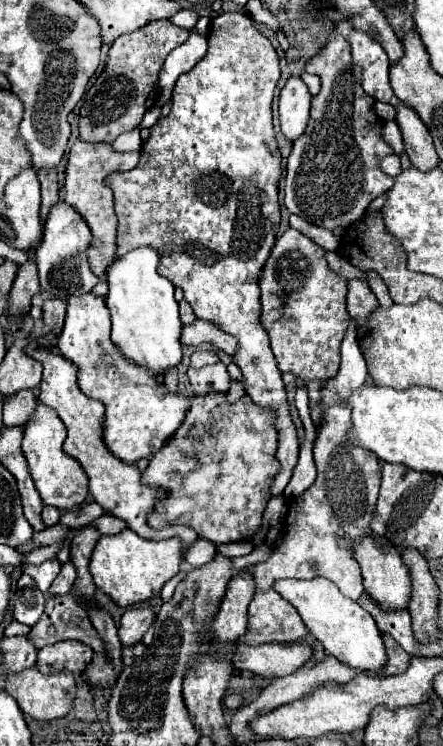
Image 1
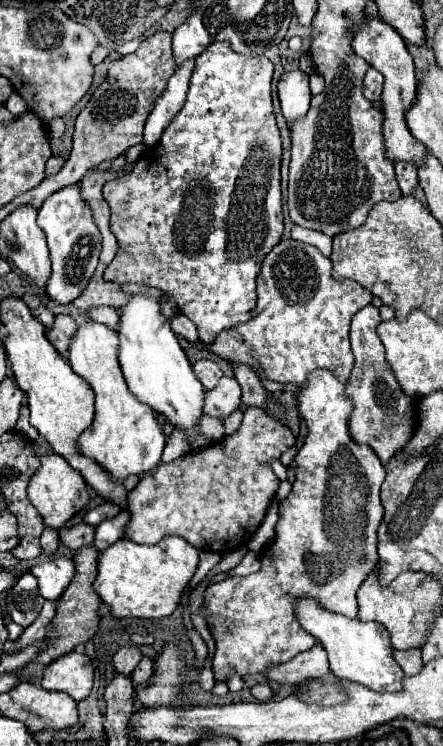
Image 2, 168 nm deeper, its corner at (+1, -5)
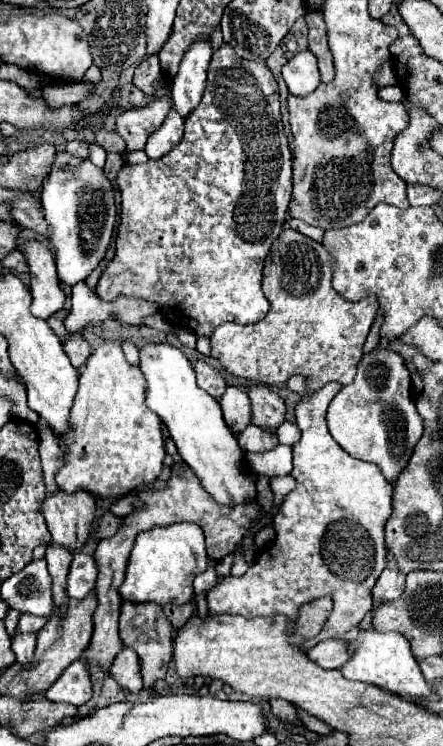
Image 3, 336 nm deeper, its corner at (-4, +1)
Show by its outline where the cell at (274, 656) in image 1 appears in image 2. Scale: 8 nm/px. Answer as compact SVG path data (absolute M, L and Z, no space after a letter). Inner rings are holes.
M316 644L314 648L300 652L298 656L294 656L288 662L270 666L268 670L264 670L264 674L270 682L288 684L288 686L298 686L298 684L308 682L308 680L326 678L328 676L326 652L320 644Z

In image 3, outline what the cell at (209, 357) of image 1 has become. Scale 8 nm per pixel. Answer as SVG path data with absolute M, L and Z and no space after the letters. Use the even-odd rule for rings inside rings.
M199 360L193 364L193 370L197 374L197 386L203 388L207 394L211 394L215 400L219 400L225 392L225 380L217 370L213 370L207 362Z

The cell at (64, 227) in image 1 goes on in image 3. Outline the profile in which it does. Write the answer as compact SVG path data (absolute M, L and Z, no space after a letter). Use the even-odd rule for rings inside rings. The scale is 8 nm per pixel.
M59 144L55 160L51 164L51 170L45 176L43 186L41 186L41 204L43 204L45 220L49 224L49 234L51 234L49 244L55 250L55 256L57 256L59 280L67 286L75 286L77 282L83 282L99 266L99 262L105 258L109 238L113 234L115 220L117 220L113 186L111 186L109 178L105 176L103 168L97 168L89 158L77 158L77 156L67 154L65 146Z

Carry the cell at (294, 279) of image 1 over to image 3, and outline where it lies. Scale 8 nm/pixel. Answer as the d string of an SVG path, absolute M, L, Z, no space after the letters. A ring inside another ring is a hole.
M285 228L279 234L265 258L263 292L271 304L267 316L249 326L231 322L221 324L211 336L211 356L217 358L231 376L273 388L283 388L295 374L309 380L309 390L319 390L327 382L339 382L343 386L351 384L355 378L355 368L363 358L365 338L379 308L377 298L365 298L355 304L345 302L345 298L331 288L331 258L325 246L291 228Z

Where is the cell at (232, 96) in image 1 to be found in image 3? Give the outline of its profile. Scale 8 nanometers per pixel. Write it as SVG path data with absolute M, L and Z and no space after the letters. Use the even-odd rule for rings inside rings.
M223 44L211 58L211 64L207 70L207 88L205 88L201 104L189 114L189 118L185 118L185 134L179 146L173 148L165 158L149 160L147 164L125 164L117 174L117 184L121 190L121 212L119 212L119 234L117 234L117 244L115 244L115 256L103 268L103 274L95 288L97 294L105 302L113 302L119 296L147 300L159 308L161 316L171 326L193 330L197 336L205 336L205 338L209 338L213 330L225 322L251 324L251 322L261 320L267 314L269 302L261 290L263 260L273 240L281 234L281 228L285 224L287 204L291 200L291 150L287 146L287 136L281 122L277 82L265 62L243 60L233 52L229 44Z

